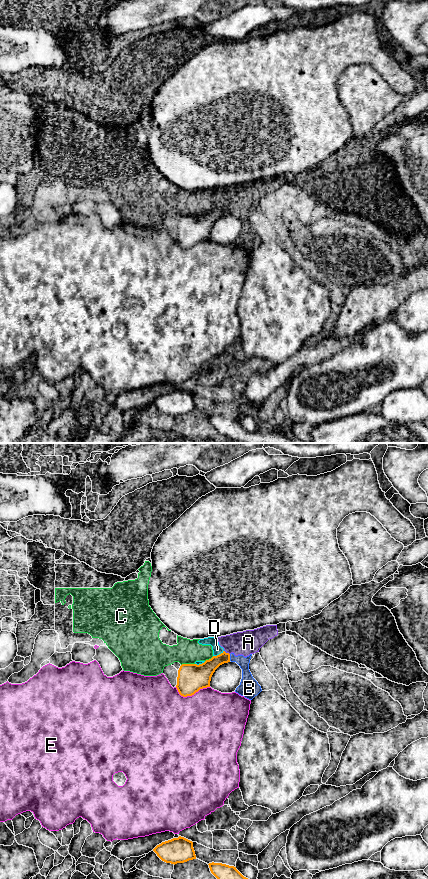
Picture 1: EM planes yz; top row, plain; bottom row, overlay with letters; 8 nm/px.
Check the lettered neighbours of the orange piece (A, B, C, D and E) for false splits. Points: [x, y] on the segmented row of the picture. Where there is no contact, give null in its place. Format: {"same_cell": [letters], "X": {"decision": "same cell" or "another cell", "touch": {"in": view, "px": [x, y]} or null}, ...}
{"same_cell": [], "A": {"decision": "another cell", "touch": {"in": "yz", "px": [228, 653]}}, "B": {"decision": "another cell", "touch": {"in": "yz", "px": [229, 657]}}, "C": {"decision": "another cell", "touch": {"in": "yz", "px": [187, 664]}}, "D": {"decision": "another cell", "touch": {"in": "yz", "px": [219, 654]}}, "E": {"decision": "another cell", "touch": {"in": "yz", "px": [191, 695]}}}

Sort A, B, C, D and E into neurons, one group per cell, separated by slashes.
A B C D / E

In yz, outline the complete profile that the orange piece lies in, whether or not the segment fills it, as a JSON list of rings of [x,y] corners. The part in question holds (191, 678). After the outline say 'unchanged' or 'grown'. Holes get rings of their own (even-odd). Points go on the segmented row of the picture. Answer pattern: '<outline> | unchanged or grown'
[[[223,651],[202,664],[182,664],[178,670],[176,688],[183,697],[192,696],[200,689],[210,687],[215,670],[230,662],[230,654]]] | unchanged

